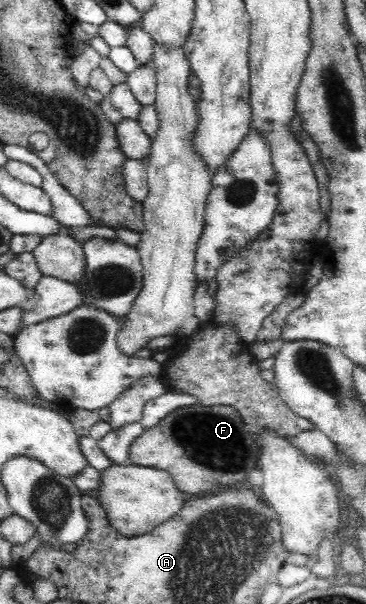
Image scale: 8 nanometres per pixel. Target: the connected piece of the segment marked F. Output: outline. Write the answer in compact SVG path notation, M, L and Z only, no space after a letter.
M199 403L179 407L171 411L159 425L144 431L136 439L136 445L131 445L131 463L138 463L141 467L157 467L169 471L175 480L175 485L185 494L192 497L206 495L233 487L233 481L241 481L247 471L258 468L261 448L253 439L253 433L245 429L242 415L231 406L202 406Z

